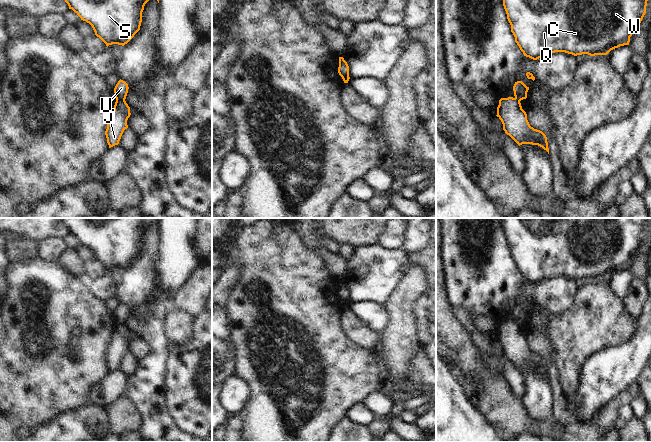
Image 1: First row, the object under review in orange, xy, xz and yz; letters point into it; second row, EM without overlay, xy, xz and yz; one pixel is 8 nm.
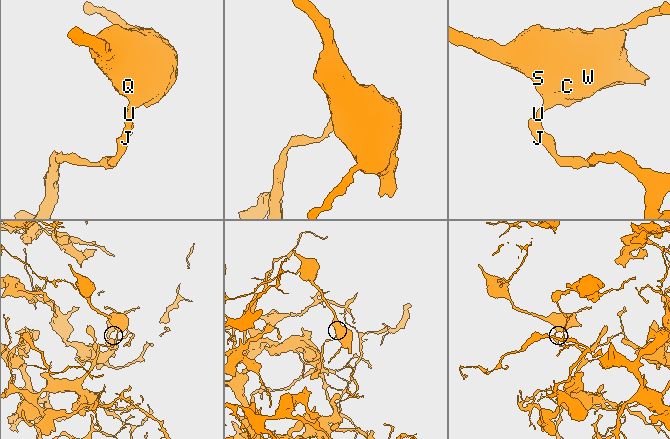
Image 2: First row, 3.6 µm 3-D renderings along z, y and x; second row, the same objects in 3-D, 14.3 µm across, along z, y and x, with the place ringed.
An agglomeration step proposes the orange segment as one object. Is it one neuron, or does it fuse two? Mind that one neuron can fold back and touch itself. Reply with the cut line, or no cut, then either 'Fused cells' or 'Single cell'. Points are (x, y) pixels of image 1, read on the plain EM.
Split along xy (116, 323), (124, 324). Fused cells

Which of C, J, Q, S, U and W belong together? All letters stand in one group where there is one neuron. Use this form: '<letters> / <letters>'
C Q S U W / J

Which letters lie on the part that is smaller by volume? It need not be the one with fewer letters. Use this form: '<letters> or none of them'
C, Q, S, U, W

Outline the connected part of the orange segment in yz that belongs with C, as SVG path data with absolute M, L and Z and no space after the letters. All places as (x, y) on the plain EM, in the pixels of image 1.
M502 218L502 224L507 243L511 249L511 256L515 261L515 266L524 280L537 284L547 278L555 276L565 276L574 280L582 278L588 278L590 280L607 279L615 272L629 269L630 261L636 256L637 250L641 247L646 237L647 225L650 220L651 218Z

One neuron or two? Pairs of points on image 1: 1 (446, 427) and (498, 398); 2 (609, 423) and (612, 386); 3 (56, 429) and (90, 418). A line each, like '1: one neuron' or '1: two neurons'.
1: two neurons
2: two neurons
3: one neuron

